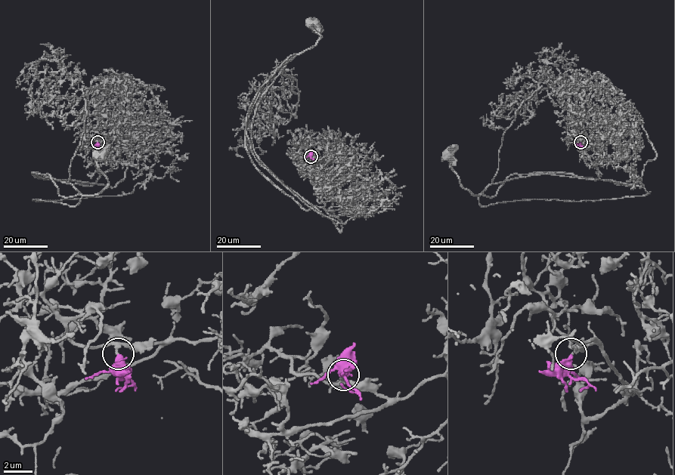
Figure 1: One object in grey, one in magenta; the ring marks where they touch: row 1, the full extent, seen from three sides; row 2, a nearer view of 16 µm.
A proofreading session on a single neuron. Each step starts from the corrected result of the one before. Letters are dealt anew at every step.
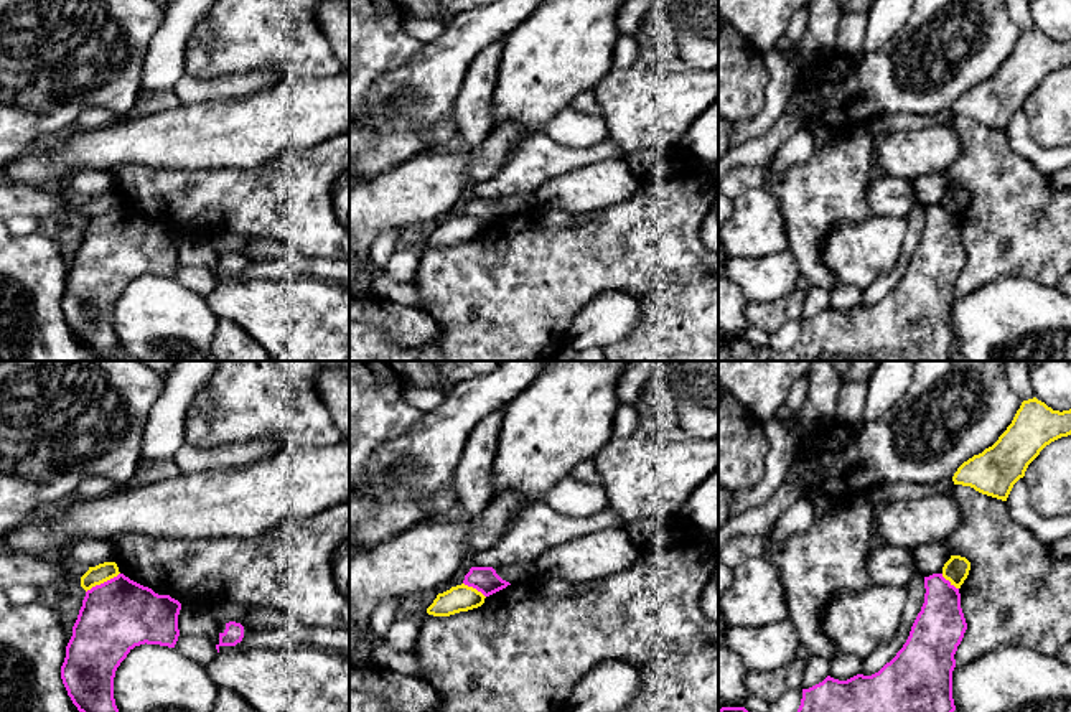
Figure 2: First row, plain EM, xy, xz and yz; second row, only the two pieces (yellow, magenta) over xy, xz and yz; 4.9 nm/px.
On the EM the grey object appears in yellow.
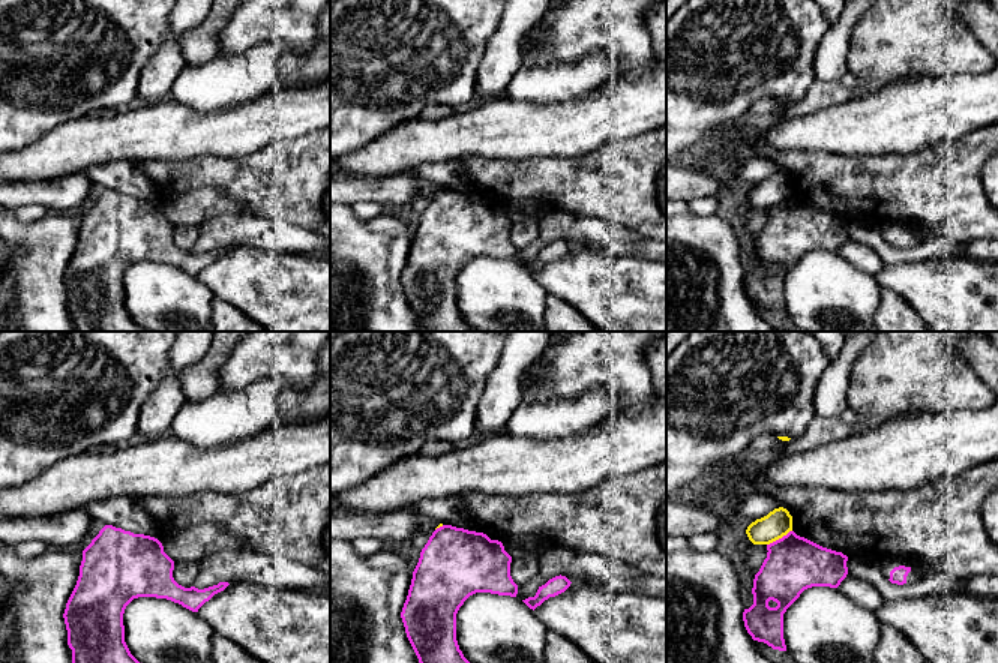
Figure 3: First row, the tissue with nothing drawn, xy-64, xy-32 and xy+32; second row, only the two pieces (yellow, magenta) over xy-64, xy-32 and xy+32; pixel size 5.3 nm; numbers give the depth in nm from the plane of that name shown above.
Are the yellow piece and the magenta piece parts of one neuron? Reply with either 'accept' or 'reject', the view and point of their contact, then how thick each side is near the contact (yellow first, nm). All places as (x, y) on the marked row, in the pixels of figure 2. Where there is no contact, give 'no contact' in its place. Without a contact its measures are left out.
reject | xy (102, 582) | 90/360 nm

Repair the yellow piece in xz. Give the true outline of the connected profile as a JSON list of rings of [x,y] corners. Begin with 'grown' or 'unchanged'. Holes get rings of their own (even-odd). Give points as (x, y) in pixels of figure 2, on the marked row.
unchanged; [[[461,583],[438,593],[433,603],[427,608],[427,613],[433,616],[450,616],[481,607],[484,598],[486,597],[476,588]]]

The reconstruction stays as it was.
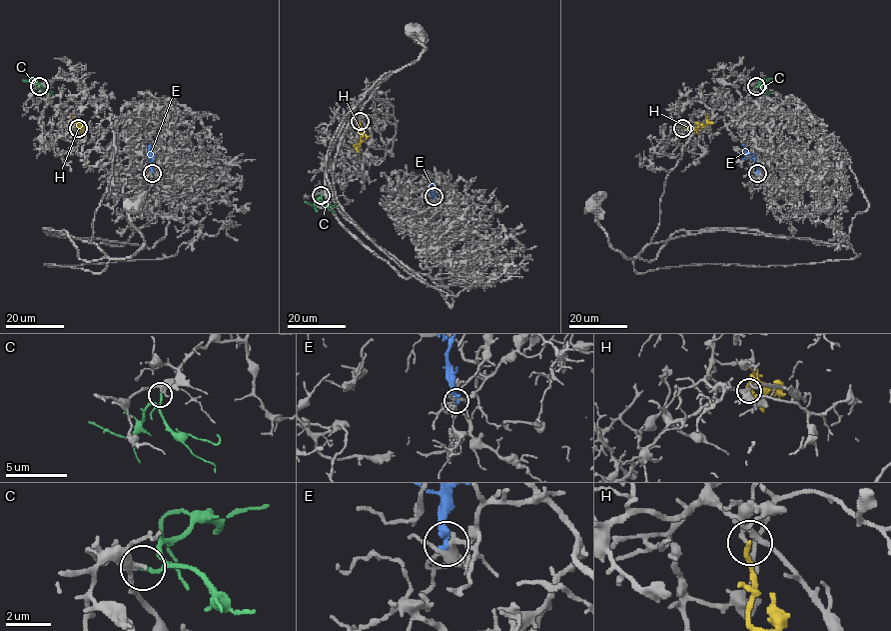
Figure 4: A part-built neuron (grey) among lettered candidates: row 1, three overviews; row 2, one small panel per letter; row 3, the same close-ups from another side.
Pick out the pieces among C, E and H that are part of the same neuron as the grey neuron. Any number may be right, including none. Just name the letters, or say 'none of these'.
C

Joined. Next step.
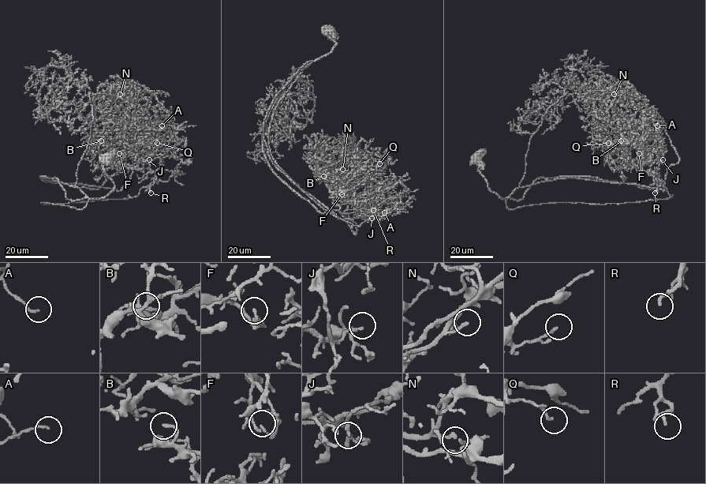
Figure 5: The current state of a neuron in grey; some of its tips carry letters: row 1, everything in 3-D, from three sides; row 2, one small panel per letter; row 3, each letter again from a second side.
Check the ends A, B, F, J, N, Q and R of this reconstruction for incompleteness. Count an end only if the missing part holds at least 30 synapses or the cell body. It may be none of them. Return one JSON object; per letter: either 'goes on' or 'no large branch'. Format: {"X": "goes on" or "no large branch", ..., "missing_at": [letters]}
{"A": "no large branch", "B": "no large branch", "F": "no large branch", "J": "no large branch", "N": "no large branch", "Q": "no large branch", "R": "no large branch", "missing_at": []}

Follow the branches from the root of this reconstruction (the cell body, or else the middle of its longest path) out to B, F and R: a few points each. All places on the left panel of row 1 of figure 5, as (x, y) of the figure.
B: (107, 158), (113, 188), (103, 197), (70, 200), (39, 176), (98, 189), (117, 174), (101, 140)
F: (107, 158), (113, 188), (103, 197), (70, 200), (39, 176), (98, 189), (117, 174), (110, 150), (119, 153)
R: (107, 158), (103, 170), (113, 188), (106, 196), (81, 209), (40, 203), (128, 199), (149, 185), (151, 193)

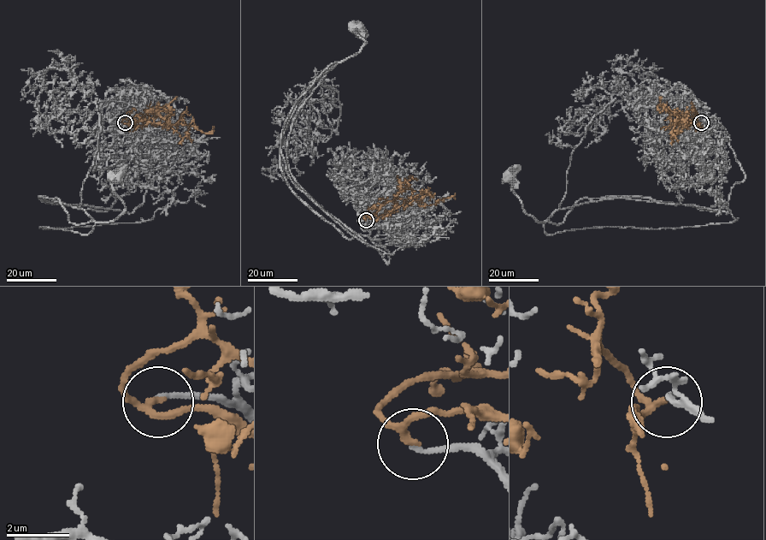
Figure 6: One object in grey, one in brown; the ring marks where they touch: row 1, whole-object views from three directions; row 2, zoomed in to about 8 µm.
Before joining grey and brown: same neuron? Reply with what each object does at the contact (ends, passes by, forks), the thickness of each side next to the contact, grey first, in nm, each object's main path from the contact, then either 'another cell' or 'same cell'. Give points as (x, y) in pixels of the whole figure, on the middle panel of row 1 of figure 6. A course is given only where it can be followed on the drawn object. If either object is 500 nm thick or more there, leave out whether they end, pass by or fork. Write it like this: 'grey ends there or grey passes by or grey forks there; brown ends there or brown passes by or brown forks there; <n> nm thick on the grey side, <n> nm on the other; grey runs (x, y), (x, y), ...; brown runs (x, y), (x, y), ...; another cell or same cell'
grey ends there; brown passes by; 140 nm thick on the grey side, 180 nm on the other; grey runs (365, 220), (387, 264), (387, 250), (327, 213), (286, 160), (297, 109), (365, 42), (358, 26); brown runs (365, 220), (366, 217), (377, 218), (413, 200), (420, 205), (426, 205), (450, 196), (455, 198); same cell

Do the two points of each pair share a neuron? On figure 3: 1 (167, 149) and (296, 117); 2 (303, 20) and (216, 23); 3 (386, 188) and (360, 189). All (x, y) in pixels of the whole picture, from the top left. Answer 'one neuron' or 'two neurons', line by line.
1: one neuron
2: two neurons
3: one neuron

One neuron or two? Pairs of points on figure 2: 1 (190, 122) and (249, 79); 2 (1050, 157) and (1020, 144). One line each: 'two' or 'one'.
1: two
2: one

